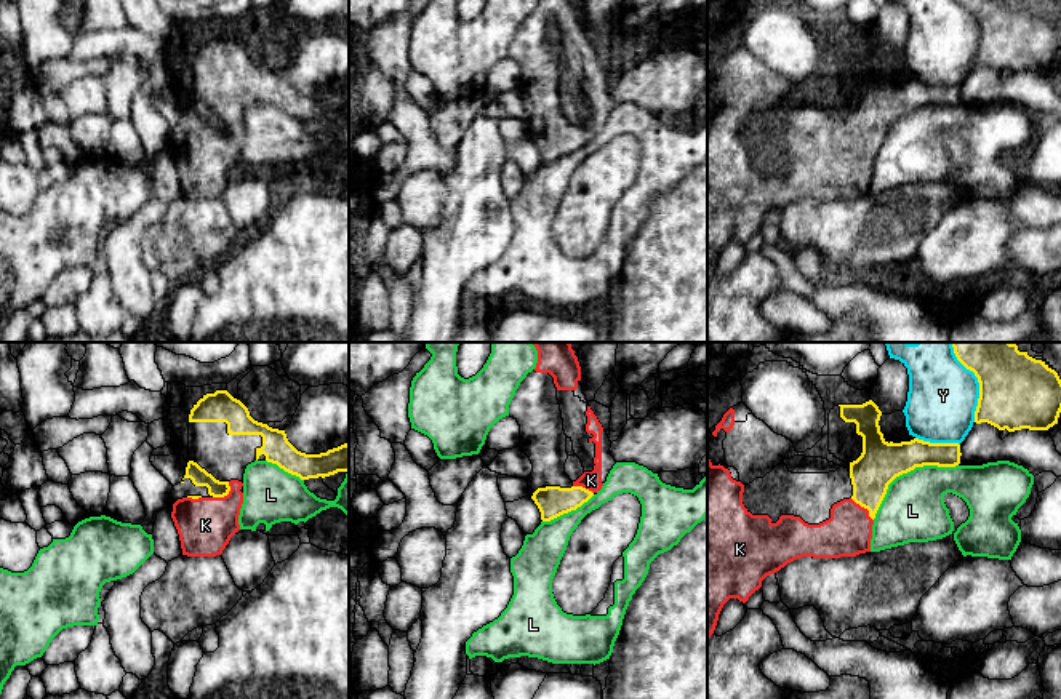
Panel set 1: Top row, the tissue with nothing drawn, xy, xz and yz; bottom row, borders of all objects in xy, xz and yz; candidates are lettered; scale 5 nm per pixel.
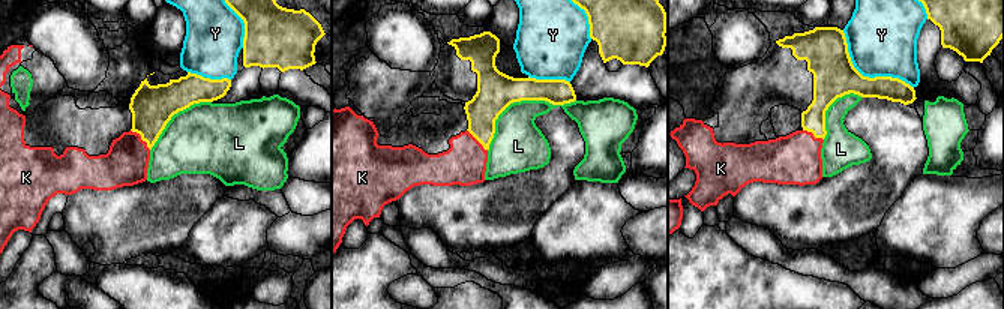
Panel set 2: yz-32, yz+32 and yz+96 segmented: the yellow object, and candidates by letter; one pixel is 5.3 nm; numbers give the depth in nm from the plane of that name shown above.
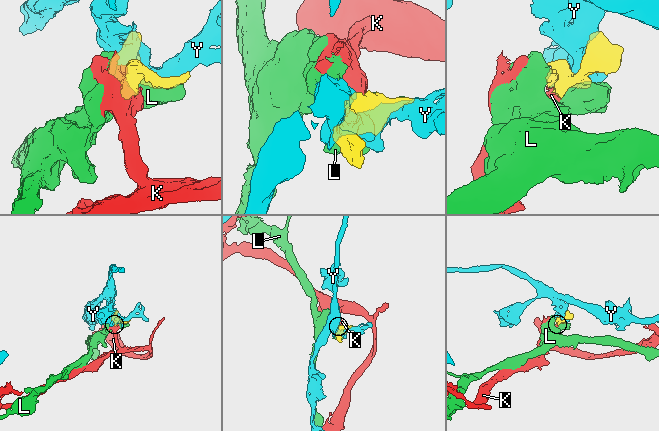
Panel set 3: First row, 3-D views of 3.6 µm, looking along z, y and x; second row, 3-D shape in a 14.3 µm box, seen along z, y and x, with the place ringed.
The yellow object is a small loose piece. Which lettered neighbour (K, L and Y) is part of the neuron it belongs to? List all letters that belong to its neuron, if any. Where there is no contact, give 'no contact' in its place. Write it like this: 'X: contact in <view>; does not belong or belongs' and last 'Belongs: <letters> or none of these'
K: contact in xy; belongs
L: contact in yz; does not belong
Y: contact in yz; does not belong
Belongs: K

